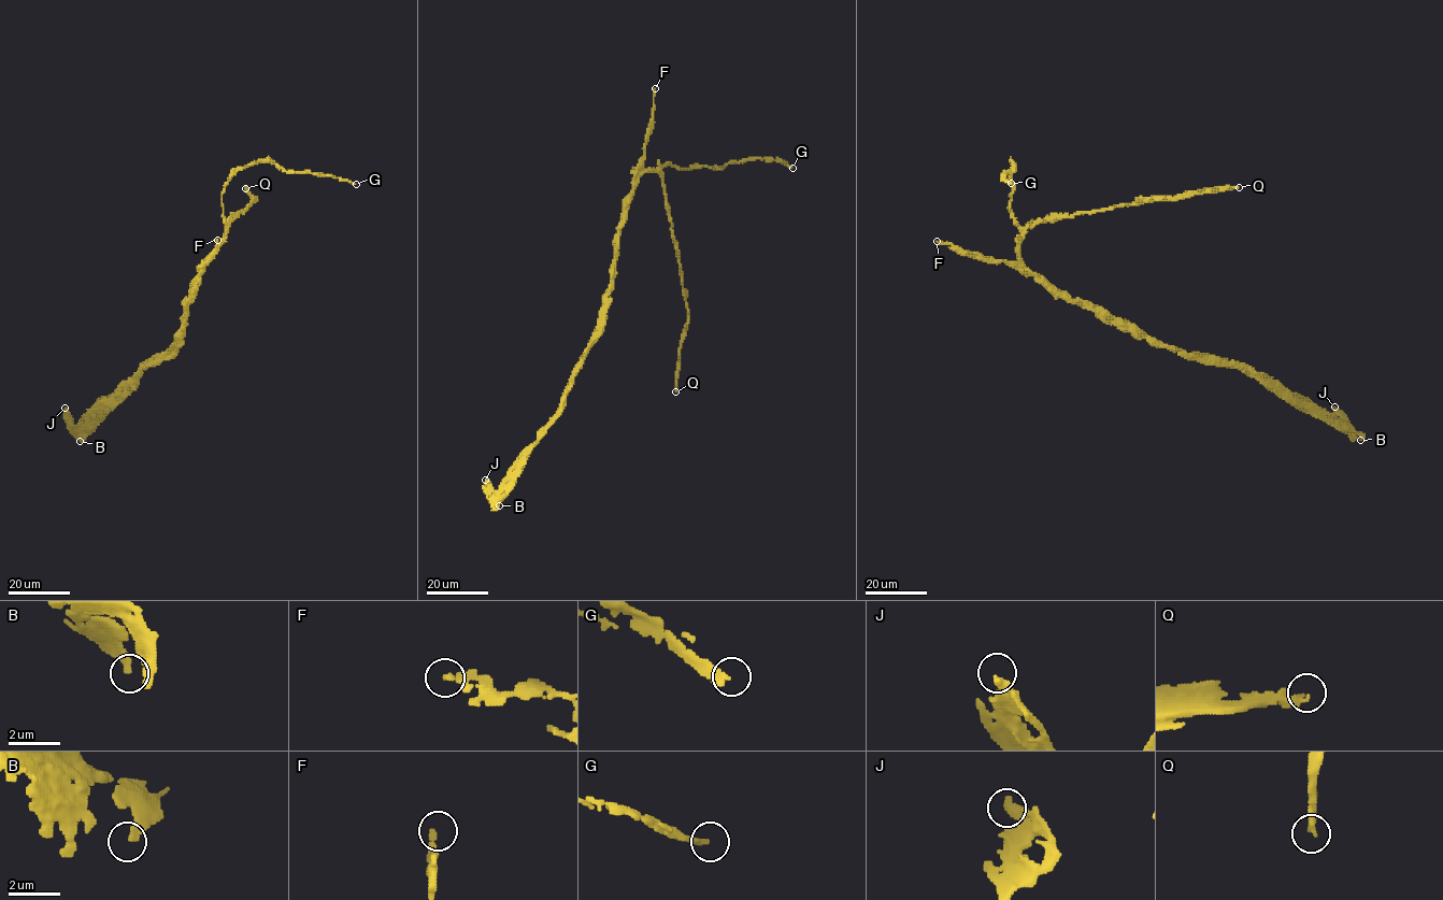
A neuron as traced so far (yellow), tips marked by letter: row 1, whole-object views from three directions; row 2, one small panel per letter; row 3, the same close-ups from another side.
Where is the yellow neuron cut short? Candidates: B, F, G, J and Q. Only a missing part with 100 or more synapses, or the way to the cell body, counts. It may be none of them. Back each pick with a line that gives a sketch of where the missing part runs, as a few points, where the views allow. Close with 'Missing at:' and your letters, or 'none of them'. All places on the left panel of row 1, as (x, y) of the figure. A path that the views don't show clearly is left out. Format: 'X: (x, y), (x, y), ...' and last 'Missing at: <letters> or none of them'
Missing at: F, Q

